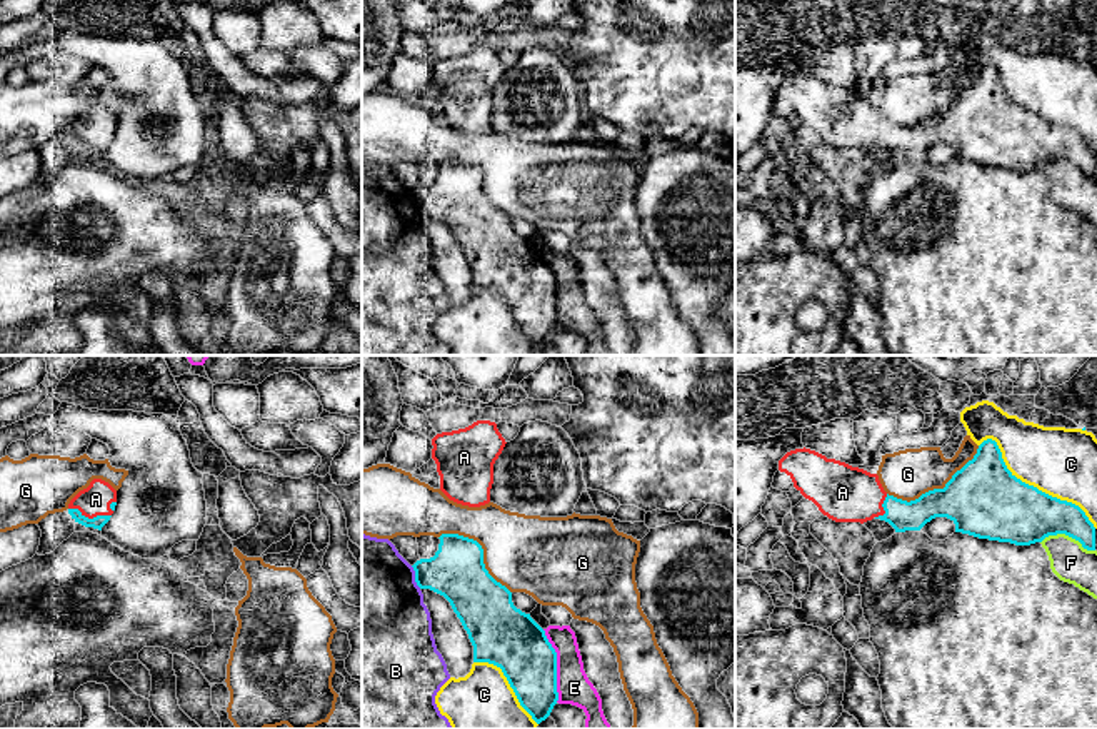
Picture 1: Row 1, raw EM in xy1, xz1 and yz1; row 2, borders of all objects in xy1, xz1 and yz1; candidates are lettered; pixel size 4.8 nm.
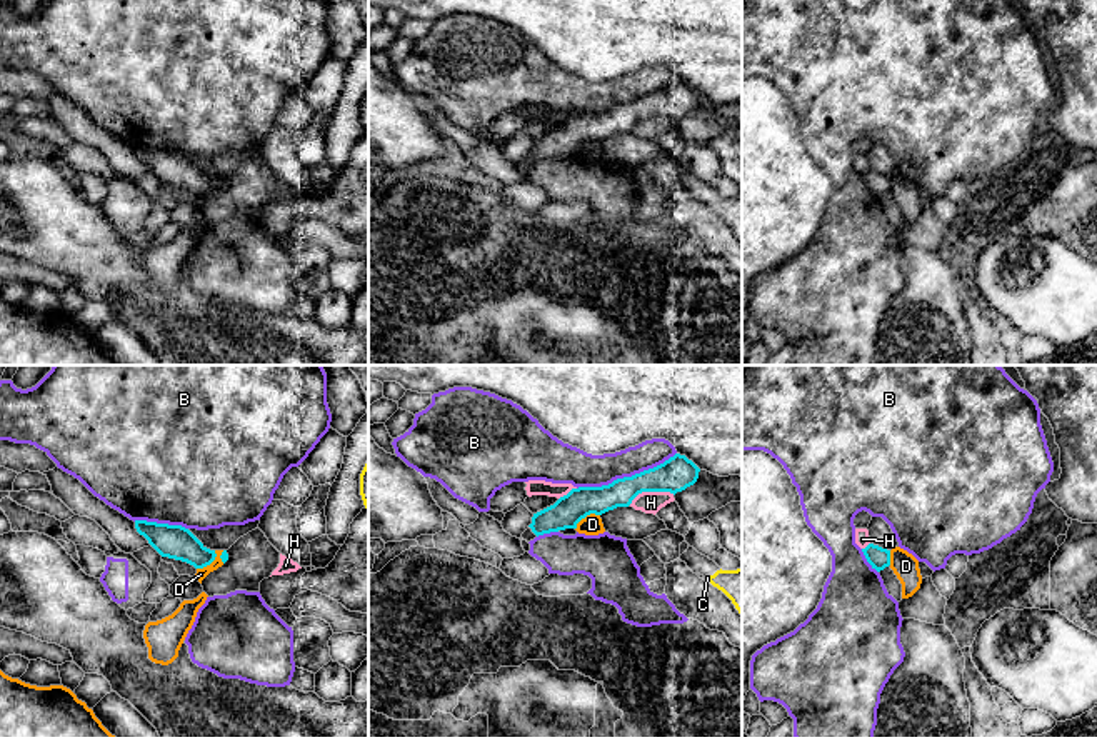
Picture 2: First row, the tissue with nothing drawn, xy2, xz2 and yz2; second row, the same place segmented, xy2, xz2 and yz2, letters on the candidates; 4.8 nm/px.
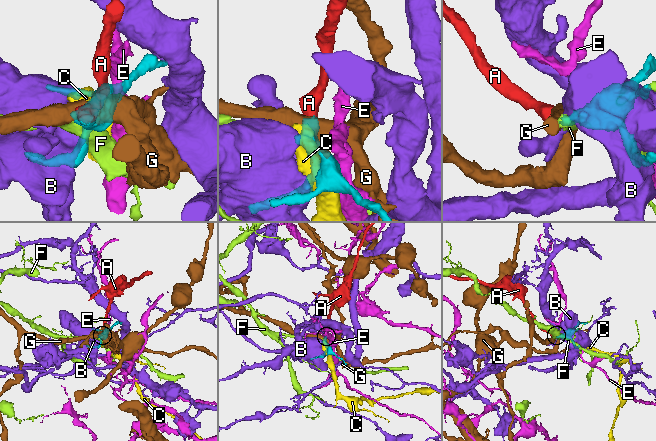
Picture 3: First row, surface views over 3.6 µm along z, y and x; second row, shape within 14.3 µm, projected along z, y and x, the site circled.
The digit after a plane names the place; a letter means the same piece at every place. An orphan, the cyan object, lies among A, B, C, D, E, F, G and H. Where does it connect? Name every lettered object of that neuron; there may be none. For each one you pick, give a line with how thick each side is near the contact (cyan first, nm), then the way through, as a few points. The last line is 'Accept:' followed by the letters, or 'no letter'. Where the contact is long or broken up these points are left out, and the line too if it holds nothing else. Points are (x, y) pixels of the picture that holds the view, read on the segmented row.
A: calibres 60 and 150 nm; way xy1 (97, 522), (90, 519), (95, 499)
Accept: A

